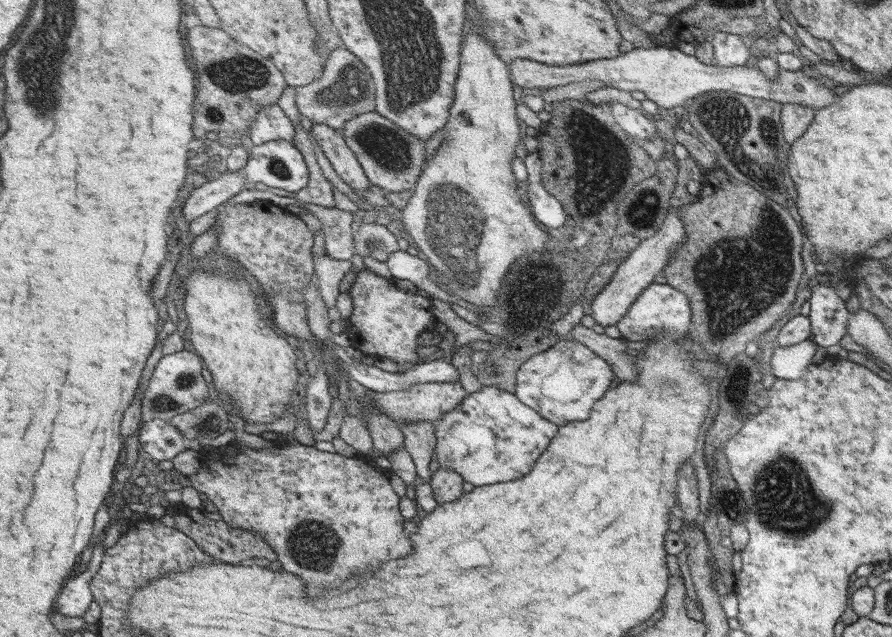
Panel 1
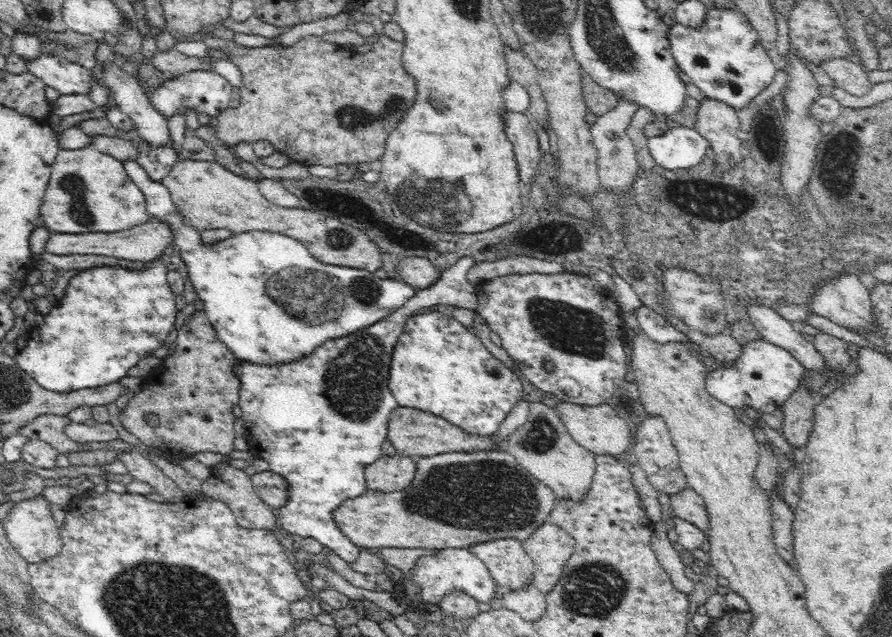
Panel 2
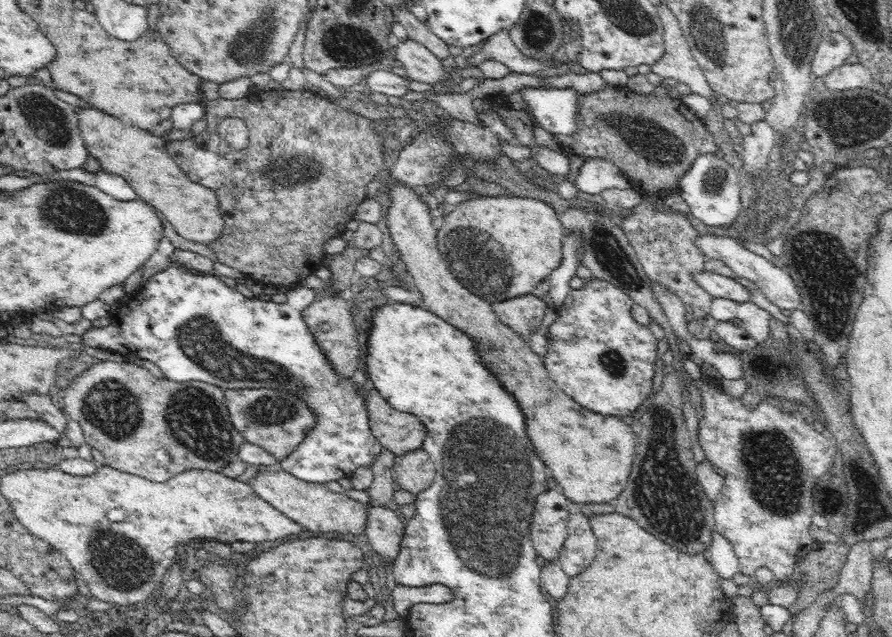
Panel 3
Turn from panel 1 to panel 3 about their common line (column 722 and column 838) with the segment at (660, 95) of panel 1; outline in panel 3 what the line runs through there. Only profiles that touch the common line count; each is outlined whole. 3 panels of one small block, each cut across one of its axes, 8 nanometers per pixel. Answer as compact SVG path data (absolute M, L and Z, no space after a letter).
M862 63L836 66L823 78L822 87L830 91L852 90L859 88L870 88L872 84L872 74L868 67Z

